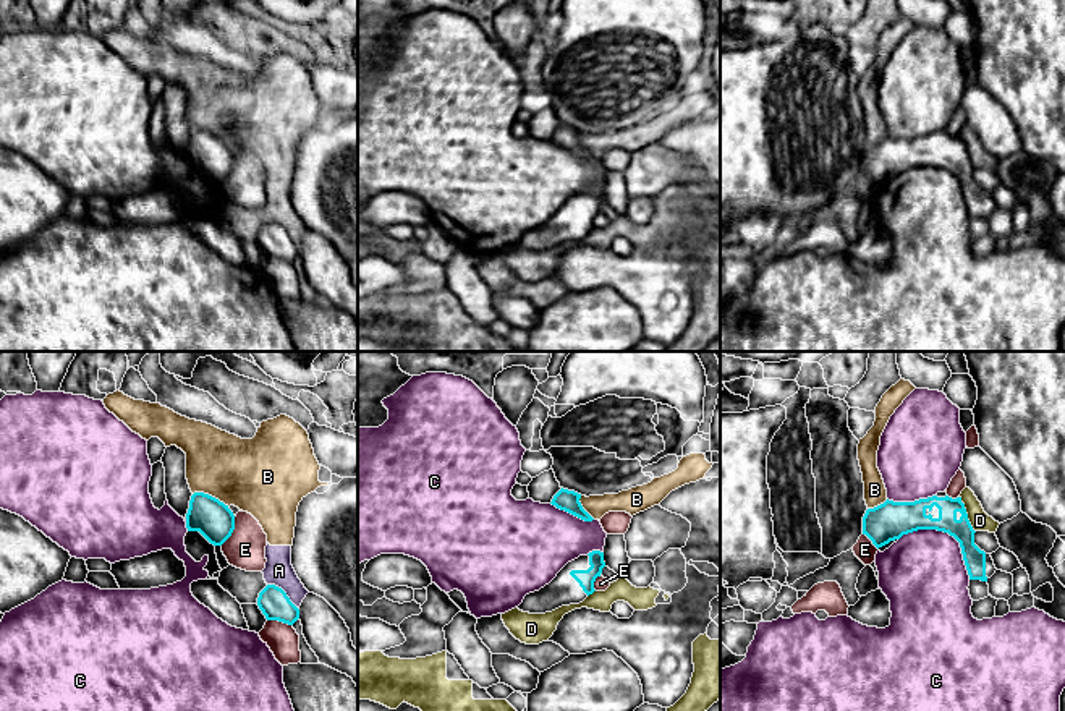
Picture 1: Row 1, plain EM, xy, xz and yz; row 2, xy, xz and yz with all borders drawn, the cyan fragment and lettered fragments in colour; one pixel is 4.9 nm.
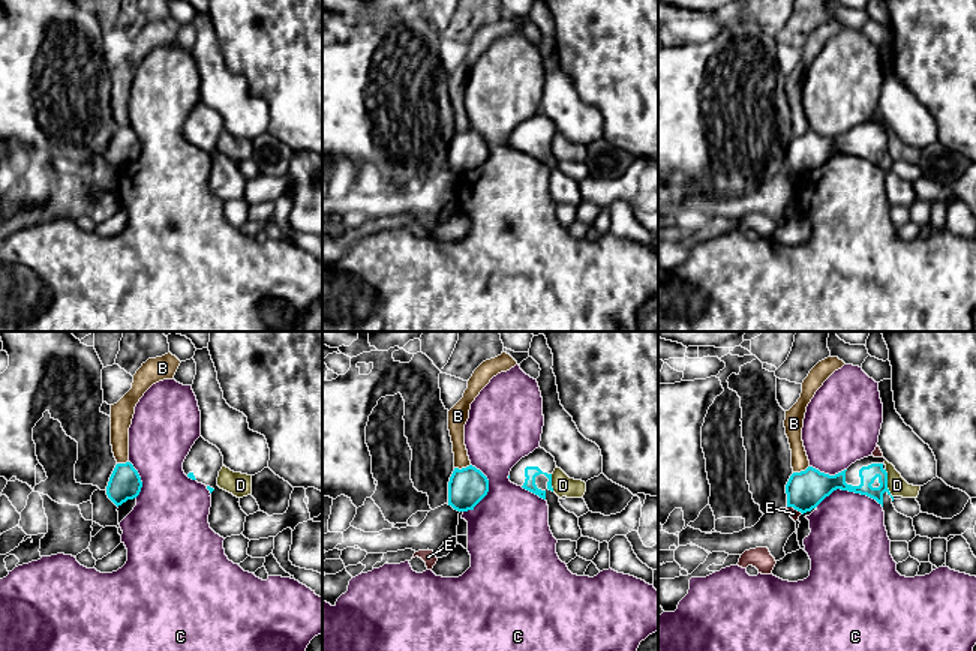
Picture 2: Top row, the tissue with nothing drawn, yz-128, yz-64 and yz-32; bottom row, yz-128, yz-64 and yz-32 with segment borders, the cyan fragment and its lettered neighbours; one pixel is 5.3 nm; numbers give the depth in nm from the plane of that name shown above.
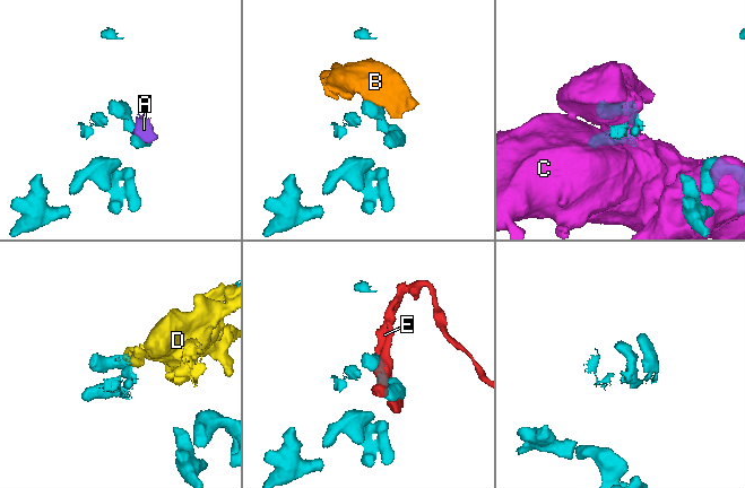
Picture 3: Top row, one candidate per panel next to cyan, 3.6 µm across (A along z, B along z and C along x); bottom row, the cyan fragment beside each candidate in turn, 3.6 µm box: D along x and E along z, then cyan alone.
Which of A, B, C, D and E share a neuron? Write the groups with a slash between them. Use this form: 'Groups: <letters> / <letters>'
Groups: A B / C / D / E

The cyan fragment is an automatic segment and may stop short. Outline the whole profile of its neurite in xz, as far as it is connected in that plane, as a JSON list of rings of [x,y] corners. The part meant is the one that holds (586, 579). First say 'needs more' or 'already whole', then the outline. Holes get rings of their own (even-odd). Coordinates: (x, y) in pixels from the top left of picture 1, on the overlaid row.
needs more | [[[600,551],[579,556],[568,562],[549,585],[526,594],[518,609],[529,614],[545,614],[562,606],[579,604],[596,591],[594,581],[604,567],[604,552]]]

